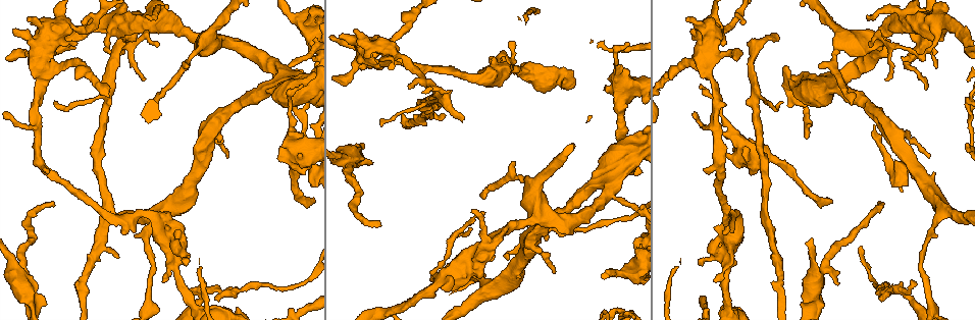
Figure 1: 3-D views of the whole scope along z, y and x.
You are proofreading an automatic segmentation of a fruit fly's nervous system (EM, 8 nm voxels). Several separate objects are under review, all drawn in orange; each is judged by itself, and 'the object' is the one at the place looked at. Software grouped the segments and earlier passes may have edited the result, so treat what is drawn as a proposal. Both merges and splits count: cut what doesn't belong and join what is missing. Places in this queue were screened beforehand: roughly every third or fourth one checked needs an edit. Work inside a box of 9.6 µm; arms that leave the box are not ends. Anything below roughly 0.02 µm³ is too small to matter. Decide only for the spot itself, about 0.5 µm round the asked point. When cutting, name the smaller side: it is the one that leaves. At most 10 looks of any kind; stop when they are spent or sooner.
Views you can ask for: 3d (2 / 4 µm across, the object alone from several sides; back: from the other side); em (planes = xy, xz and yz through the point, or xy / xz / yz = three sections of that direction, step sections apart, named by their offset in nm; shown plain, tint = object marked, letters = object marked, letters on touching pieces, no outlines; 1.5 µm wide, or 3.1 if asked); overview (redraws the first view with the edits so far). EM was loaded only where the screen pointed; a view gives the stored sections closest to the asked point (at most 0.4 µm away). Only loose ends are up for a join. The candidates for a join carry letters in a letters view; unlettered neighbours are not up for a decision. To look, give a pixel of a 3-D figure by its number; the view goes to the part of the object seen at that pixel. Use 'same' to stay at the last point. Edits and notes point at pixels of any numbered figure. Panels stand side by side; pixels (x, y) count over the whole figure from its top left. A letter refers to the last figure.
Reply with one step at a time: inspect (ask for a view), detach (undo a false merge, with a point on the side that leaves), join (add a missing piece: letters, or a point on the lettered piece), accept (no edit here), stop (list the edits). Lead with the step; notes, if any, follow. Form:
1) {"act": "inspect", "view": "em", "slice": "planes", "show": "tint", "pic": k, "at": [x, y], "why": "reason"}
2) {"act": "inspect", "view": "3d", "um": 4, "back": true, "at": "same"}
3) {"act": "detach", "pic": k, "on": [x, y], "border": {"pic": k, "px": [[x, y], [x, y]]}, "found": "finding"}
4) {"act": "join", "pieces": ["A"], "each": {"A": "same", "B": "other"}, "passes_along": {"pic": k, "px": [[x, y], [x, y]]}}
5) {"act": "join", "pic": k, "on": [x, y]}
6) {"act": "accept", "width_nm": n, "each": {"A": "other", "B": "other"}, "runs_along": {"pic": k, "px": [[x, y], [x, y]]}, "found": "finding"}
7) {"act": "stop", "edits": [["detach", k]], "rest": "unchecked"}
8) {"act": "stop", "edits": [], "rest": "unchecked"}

{"act": "inspect", "view": "3d", "um": 2, "pic": 1, "at": [777, 35], "why": "free end"}

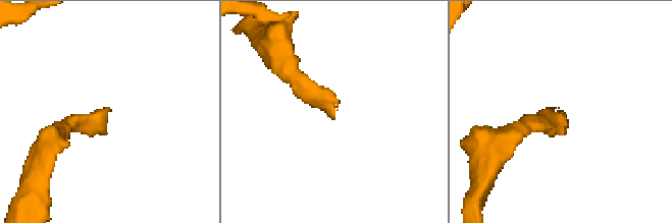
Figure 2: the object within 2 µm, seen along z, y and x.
{"act": "inspect", "view": "em", "slice": "xy", "step": 8, "show": "letters", "pic": 2, "at": [107, 111]}

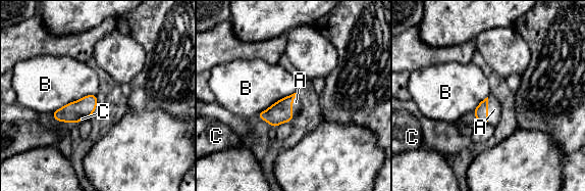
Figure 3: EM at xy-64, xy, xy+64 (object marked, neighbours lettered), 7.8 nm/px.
{"act": "join", "pieces": ["A"], "each": {"A": "same", "B": "other", "C": "other"}, "found": "it goes on there"}

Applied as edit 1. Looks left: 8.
{"act": "inspect", "view": "overview", "why": "see it whole again"}

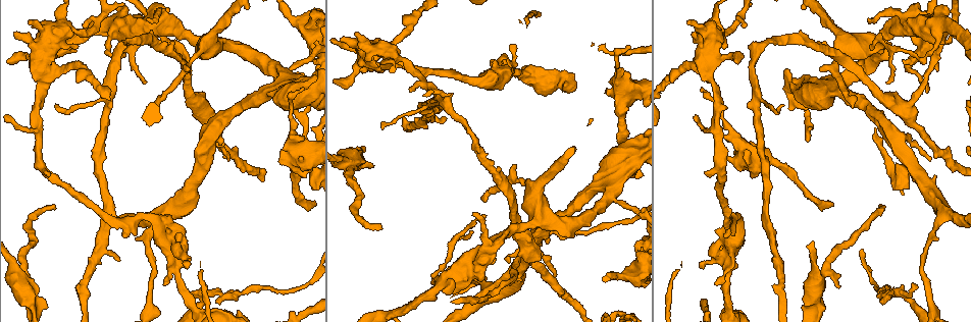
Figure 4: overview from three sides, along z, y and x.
{"act": "inspect", "view": "em", "slice": "planes", "show": "letters", "pic": 4, "at": [745, 28], "why": "free end"}

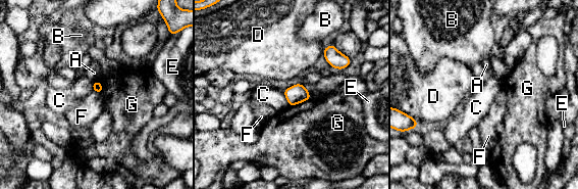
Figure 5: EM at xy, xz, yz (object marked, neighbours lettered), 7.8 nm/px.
{"act": "accept", "each": {"A": "other", "B": "other", "C": "other", "D": "other", "E": "other", "F": "other", "G": "other"}, "border": {"pic": 5, "px": [[93, 89], [100, 93]]}, "found": "no lettered piece goes on from it"}

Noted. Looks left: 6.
{"act": "inspect", "view": "3d", "um": 2, "pic": 4, "at": [870, 20], "why": "thin end"}

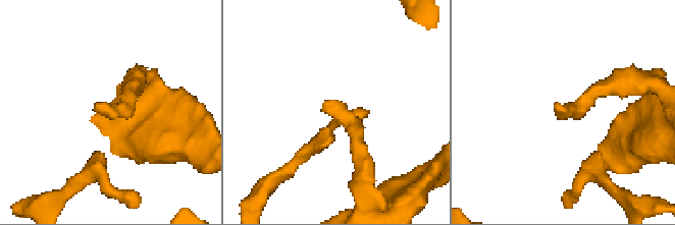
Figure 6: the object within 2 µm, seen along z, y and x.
{"act": "inspect", "view": "em", "slice": "planes", "show": "letters", "pic": 6, "at": [95, 107]}

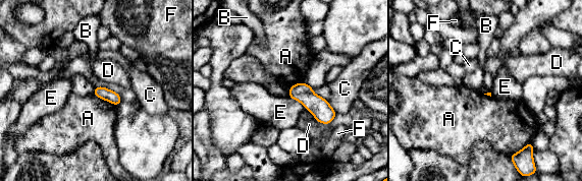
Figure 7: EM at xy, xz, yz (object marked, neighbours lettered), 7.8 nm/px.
{"act": "accept", "each": {"A": "other", "B": "other", "C": "other", "D": "other", "E": "other", "F": "other"}, "border": {"pic": 7, "px": [[93, 94], [116, 105]]}, "found": "none of them fits"}

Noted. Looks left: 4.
{"act": "inspect", "view": "3d", "um": 2, "pic": 4, "at": [702, 87]}

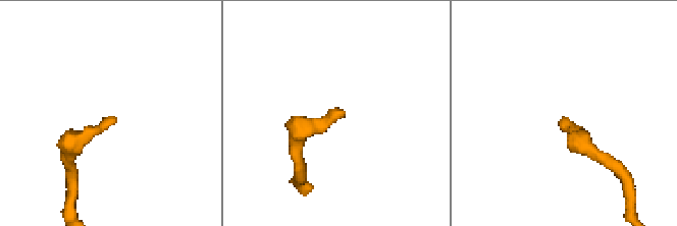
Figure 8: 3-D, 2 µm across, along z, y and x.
{"act": "inspect", "view": "em", "slice": "xy", "step": 8, "show": "tint", "pic": 8, "at": [115, 118]}

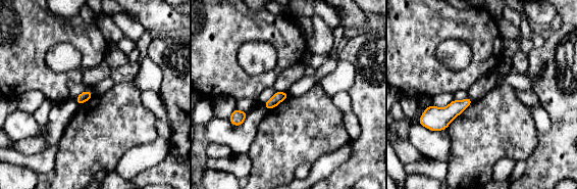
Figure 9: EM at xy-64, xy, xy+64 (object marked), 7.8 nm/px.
{"act": "inspect", "view": "em", "slice": "planes", "show": "letters", "at": "same", "why": "cut it another way"}

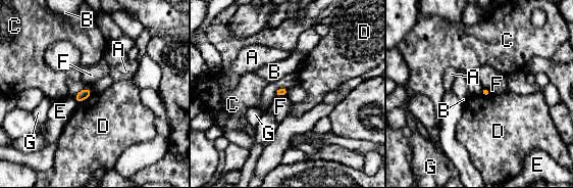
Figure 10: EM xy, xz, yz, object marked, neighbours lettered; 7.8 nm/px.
{"act": "accept", "each": {"A": "other", "B": "other", "C": "other", "D": "other", "E": "other", "F": "other", "G": "other"}, "border": {"pic": 10, "px": [[287, 94], [274, 96]]}, "found": "none of them fits"}

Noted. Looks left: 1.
{"act": "stop", "edits": [["join", 3]], "rest": "unchecked"}

